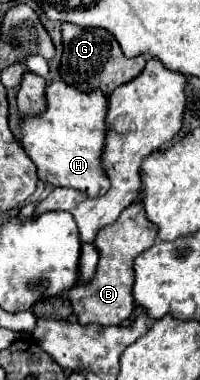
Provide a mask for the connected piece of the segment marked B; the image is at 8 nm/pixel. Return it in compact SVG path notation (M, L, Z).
M140 200L130 204L114 224L104 226L98 232L98 236L94 240L94 246L100 252L100 262L98 262L98 268L96 268L96 276L88 284L74 286L68 292L72 310L78 316L80 324L114 326L114 324L120 324L120 322L128 320L134 314L134 310L136 310L136 302L134 302L134 296L132 296L134 260L136 260L138 254L148 250L156 242L156 238L158 238L158 228L146 218L144 204Z

